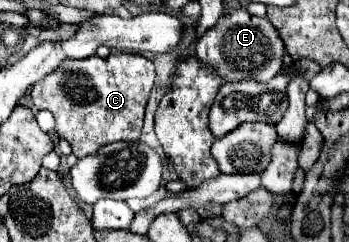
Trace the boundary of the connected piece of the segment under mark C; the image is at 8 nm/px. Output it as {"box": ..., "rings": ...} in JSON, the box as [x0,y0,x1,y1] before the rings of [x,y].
{"box":[31,53,156,157],"rings":[[[111,53],[107,59],[97,55],[81,61],[65,61],[57,71],[49,73],[37,81],[31,89],[31,101],[37,109],[47,109],[55,115],[57,135],[71,143],[71,149],[77,157],[93,155],[99,147],[113,141],[133,141],[139,139],[143,127],[143,113],[149,101],[151,89],[156,78],[155,67],[151,59],[137,53]]]}

